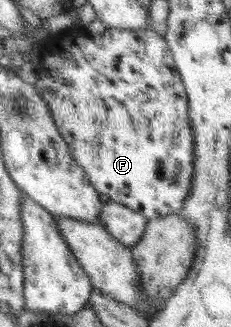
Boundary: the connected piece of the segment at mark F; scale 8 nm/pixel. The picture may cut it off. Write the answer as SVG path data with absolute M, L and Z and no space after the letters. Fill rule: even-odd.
M108 27L100 36L90 36L87 38L82 32L68 29L64 34L58 33L54 38L47 37L38 46L39 59L36 63L35 71L38 79L34 82L34 88L38 96L48 104L54 124L56 124L57 134L62 141L68 144L70 156L83 168L90 184L99 192L105 200L123 204L134 211L144 213L149 219L157 219L164 215L171 215L180 211L184 204L190 188L192 188L192 176L194 174L194 134L190 119L188 119L188 97L184 90L184 85L180 74L174 66L172 53L170 52L166 39L152 28L117 29Z

